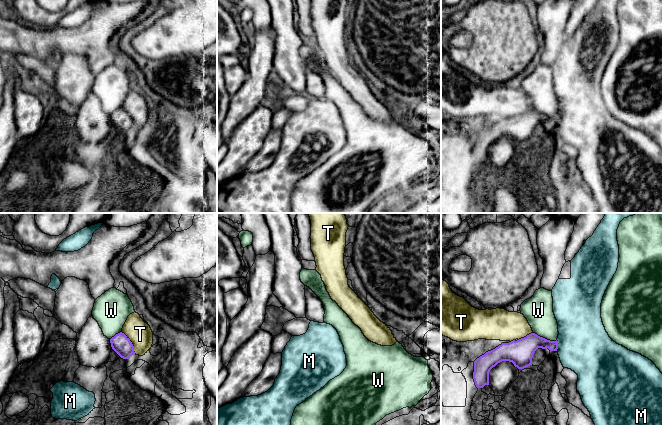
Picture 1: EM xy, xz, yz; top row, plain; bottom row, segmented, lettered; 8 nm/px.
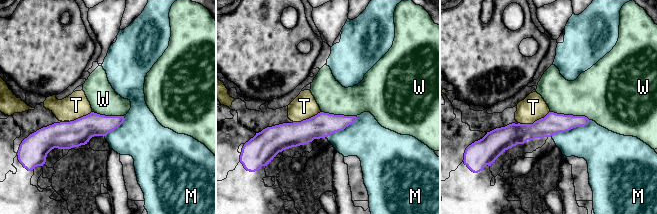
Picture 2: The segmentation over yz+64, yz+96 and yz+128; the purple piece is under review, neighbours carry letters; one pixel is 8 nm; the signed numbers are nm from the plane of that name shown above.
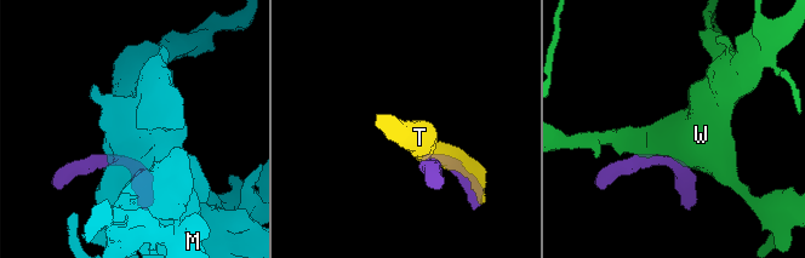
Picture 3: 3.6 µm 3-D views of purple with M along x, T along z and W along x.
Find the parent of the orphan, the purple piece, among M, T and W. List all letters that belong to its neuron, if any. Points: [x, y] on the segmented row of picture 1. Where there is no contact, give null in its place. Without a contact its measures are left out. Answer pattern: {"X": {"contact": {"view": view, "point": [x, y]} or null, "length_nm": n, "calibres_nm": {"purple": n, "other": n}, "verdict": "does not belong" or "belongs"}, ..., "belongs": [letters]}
{"M": {"contact": {"view": "yz", "point": [557, 345]}, "length_nm": 90, "calibres_nm": {"purple": 160, "other": 420}, "verdict": "does not belong"}, "T": {"contact": {"view": "xy", "point": [131, 342]}, "length_nm": 200, "calibres_nm": {"purple": 150, "other": 190}, "verdict": "belongs"}, "W": {"contact": {"view": "yz", "point": [544, 338]}, "length_nm": 200, "calibres_nm": {"purple": 200, "other": 240}, "verdict": "does not belong"}, "belongs": ["T"]}

